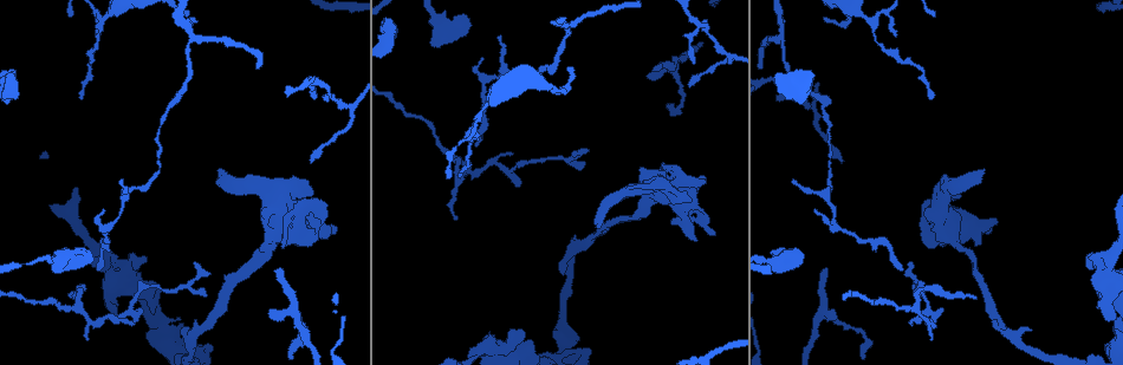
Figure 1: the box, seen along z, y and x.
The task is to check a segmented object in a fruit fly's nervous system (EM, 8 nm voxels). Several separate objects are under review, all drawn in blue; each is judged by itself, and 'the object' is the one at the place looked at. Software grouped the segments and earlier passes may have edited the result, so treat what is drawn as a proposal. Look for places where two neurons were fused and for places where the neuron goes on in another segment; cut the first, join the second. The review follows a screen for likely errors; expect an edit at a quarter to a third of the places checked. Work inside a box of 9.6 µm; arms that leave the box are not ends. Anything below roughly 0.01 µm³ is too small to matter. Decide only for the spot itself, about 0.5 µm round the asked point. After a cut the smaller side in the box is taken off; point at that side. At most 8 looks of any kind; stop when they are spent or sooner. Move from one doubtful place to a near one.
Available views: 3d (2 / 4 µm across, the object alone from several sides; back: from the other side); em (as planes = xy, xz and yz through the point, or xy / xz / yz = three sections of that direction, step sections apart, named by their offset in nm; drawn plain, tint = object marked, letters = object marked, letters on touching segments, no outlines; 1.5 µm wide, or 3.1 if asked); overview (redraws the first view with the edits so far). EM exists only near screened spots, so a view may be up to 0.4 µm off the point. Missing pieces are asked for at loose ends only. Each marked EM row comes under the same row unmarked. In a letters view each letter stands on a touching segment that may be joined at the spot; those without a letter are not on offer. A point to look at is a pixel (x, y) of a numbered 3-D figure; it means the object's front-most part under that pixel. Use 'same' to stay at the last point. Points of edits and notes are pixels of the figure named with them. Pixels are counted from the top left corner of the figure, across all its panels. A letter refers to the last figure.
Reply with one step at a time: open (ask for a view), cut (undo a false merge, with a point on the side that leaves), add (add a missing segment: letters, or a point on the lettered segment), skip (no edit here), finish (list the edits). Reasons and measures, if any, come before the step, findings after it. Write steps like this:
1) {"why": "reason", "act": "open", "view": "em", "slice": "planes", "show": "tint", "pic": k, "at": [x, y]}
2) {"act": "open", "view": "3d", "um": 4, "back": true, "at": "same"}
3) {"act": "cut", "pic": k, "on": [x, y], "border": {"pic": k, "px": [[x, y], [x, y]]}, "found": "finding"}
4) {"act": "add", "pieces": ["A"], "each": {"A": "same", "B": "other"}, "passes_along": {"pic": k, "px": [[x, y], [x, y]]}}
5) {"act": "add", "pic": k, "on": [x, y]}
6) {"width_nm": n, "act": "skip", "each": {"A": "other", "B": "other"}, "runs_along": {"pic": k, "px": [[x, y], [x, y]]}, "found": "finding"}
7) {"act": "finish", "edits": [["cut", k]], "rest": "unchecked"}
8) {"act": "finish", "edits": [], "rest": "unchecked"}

{"why": "branch stops here", "act": "open", "view": "3d", "um": 2, "pic": 1, "at": [599, 227]}

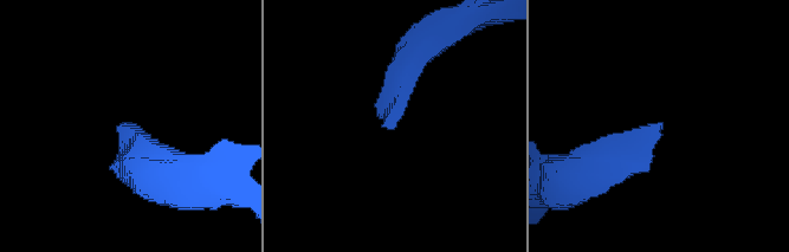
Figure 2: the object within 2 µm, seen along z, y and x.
{"why": "now the EM", "act": "open", "view": "em", "slice": "xy", "step": 8, "show": "letters", "pic": 2, "at": [122, 122]}

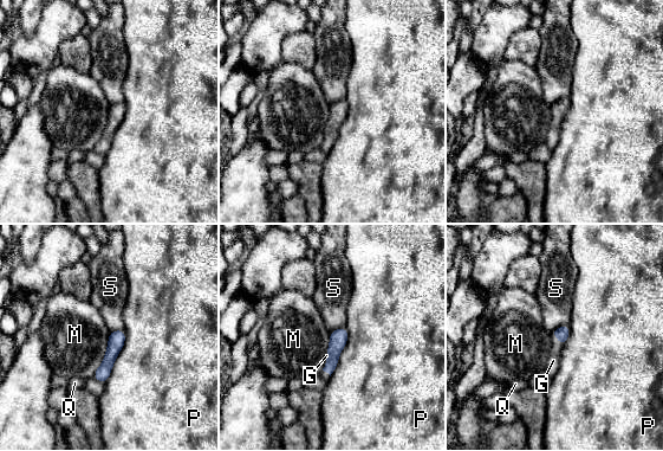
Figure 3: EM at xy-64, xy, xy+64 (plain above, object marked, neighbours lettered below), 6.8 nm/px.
{"act": "open", "view": "em", "slice": "planes", "show": "letters", "at": "same"}

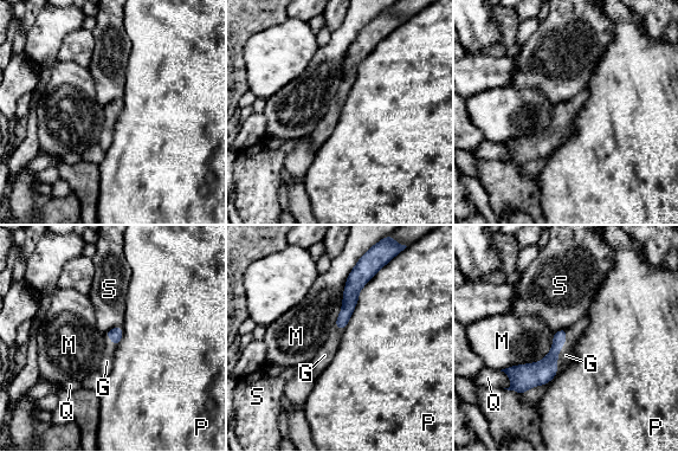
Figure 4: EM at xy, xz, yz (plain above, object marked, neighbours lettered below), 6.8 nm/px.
{"act": "add", "pieces": ["G"], "each": {"G": "same", "M": "other", "P": "other", "Q": "other", "S": "other"}, "found": "it goes on there"}

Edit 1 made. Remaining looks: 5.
{"why": "thin end", "act": "open", "view": "3d", "um": 4, "pic": 1, "at": [134, 324]}

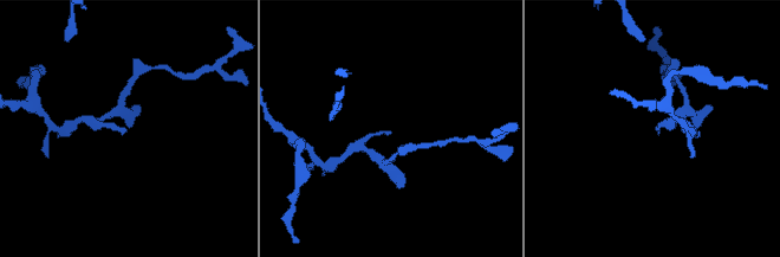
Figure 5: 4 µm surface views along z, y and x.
{"act": "open", "view": "em", "slice": "xy", "step": 4, "show": "letters", "pic": 5, "at": [390, 133]}

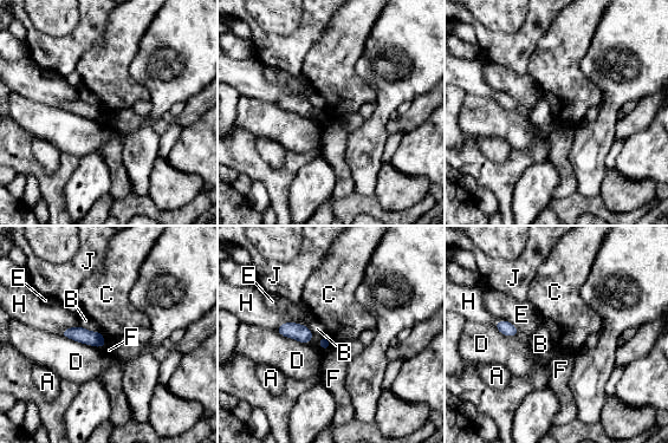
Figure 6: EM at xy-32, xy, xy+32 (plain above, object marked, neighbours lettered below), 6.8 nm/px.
{"longest_contact_nm": ["D", 320], "act": "skip", "each": {"A": "other", "B": "other", "C": "other", "D": "other", "E": "other", "F": "other", "H": "other", "J": "other"}, "runs_along": {"pic": 6, "px": [[64, 333], [78, 333], [102, 343]]}, "found": "none of them fits"}

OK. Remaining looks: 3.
{"why": "thin end", "act": "open", "view": "3d", "um": 2, "pic": 1, "at": [974, 297]}

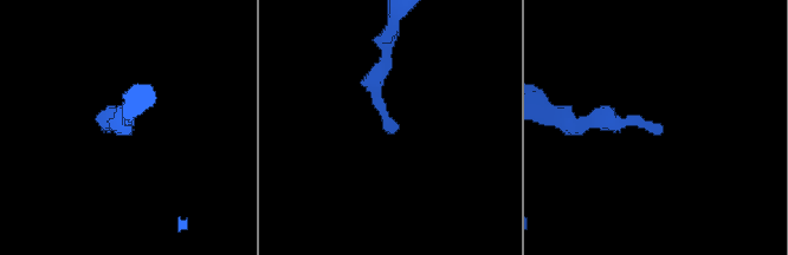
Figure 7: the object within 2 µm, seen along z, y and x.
{"why": "now the EM", "act": "open", "view": "em", "slice": "xy", "step": 4, "show": "letters", "pic": 7, "at": [660, 129]}

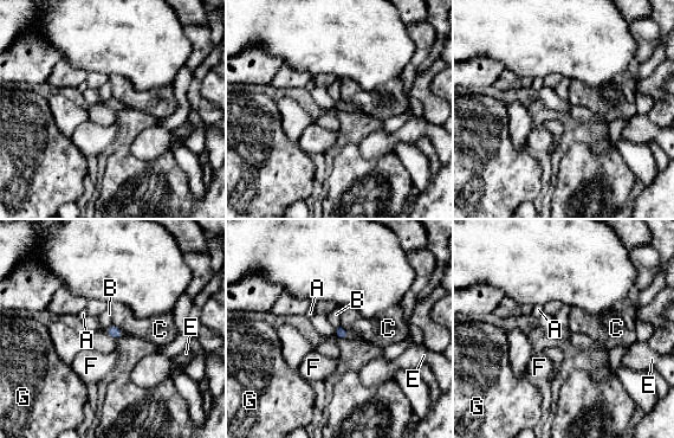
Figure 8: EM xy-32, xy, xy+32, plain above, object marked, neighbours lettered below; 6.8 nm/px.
{"why": "cut it another way", "act": "open", "view": "em", "slice": "planes", "show": "letters", "at": "same"}

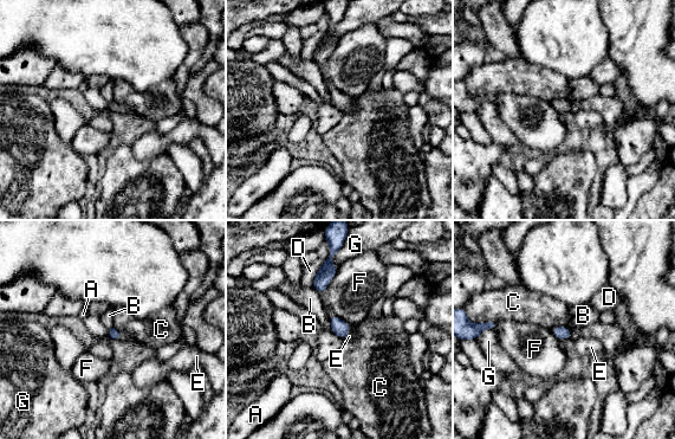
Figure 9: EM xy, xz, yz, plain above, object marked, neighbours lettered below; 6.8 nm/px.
{"act": "add", "pieces": ["E"], "each": {"A": "other", "B": "other", "C": "other", "D": "other", "E": "same", "F": "other", "G": "other"}, "passes_along": {"pic": 9, "px": [[114, 334], [118, 335], [122, 336]]}, "found": "it goes on there"}

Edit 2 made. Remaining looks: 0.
{"act": "finish", "edits": [["add", 4], ["add", 9]], "rest": "unchecked"}

